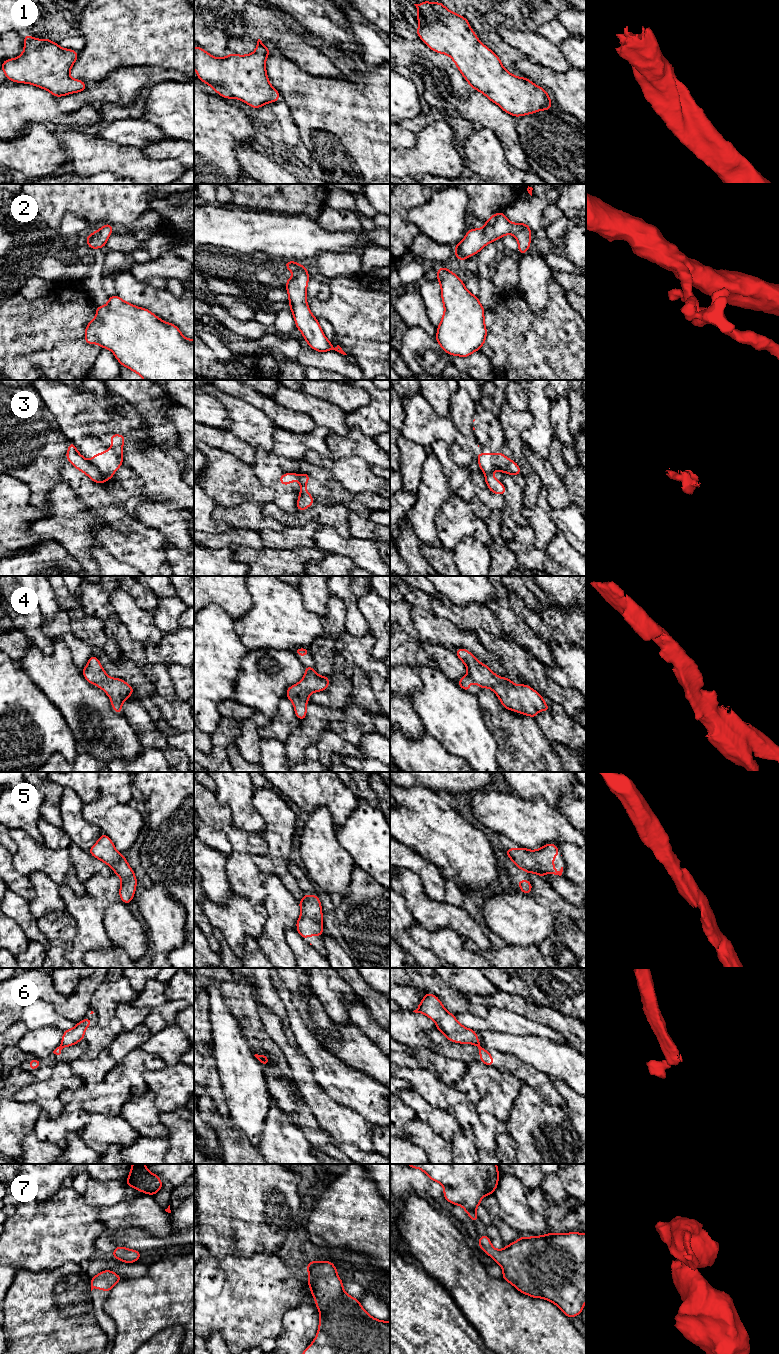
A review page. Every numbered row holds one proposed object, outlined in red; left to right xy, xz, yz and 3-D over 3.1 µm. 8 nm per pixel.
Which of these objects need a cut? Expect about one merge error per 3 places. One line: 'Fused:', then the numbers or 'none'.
Fused: 3, 6

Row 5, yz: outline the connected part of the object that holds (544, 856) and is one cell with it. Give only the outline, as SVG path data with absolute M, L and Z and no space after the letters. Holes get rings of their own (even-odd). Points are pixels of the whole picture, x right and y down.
M548 843L537 850L528 850L524 847L507 848L507 857L511 859L517 868L526 873L536 873L545 879L545 873L562 875L563 867L559 871L554 869L554 857L560 854L555 844ZM561 855L562 856L562 855Z

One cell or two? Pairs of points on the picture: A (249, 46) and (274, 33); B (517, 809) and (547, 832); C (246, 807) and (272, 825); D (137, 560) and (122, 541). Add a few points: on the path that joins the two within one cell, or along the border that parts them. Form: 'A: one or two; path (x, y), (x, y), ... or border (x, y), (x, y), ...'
A: one; path (252, 39), (258, 33), (267, 33)
B: one; path (524, 816), (531, 823), (538, 823), (540, 825)
C: two; border (253, 796), (253, 807), (264, 822), (262, 833)
D: one; path (136, 555), (127, 546)

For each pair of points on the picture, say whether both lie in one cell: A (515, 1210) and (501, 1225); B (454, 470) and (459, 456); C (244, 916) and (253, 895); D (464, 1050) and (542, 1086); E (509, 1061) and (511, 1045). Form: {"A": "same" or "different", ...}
{"A": "different", "B": "different", "C": "different", "D": "same", "E": "different"}

